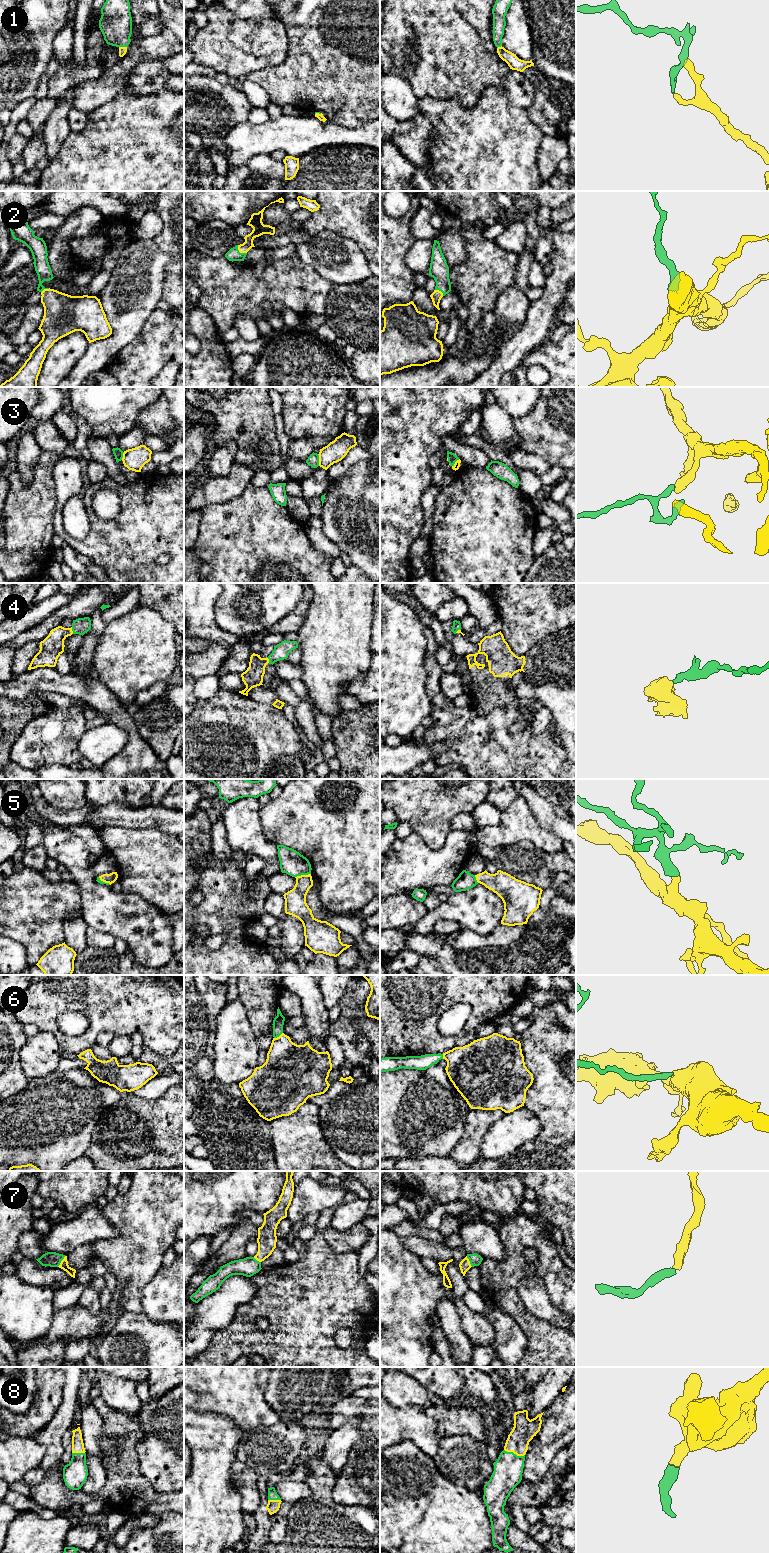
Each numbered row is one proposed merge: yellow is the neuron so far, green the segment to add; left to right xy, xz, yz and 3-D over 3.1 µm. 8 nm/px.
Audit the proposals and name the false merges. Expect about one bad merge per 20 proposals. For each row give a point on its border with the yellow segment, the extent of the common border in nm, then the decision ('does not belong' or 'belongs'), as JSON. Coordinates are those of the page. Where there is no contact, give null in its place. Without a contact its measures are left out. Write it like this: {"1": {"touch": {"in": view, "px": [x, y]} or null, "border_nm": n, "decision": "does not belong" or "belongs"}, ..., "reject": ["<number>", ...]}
{"1": {"touch": {"in": "xy", "px": [123, 47]}, "border_nm": 60, "decision": "belongs"}, "2": {"touch": {"in": "xz", "px": [240, 252]}, "border_nm": 100, "decision": "belongs"}, "3": {"touch": {"in": "xz", "px": [319, 460]}, "border_nm": 100, "decision": "does not belong"}, "4": {"touch": {"in": "xy", "px": [71, 630]}, "border_nm": 60, "decision": "belongs"}, "5": {"touch": {"in": "xz", "px": [302, 875]}, "border_nm": 130, "decision": "belongs"}, "6": {"touch": {"in": "xz", "px": [279, 1036]}, "border_nm": 90, "decision": "belongs"}, "7": {"touch": {"in": "xy", "px": [61, 1261]}, "border_nm": 110, "decision": "belongs"}, "8": {"touch": {"in": "yz", "px": [515, 1453]}, "border_nm": 180, "decision": "belongs"}, "reject": ["3"]}

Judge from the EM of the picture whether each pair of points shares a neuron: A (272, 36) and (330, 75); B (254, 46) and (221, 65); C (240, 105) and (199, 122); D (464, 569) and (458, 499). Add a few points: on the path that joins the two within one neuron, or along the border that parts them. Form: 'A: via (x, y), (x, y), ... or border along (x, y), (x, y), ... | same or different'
A: border along (282, 23), (287, 37), (287, 58), (274, 66) | different
B: via (246, 46), (239, 47), (229, 57) | same
C: via (230, 106), (214, 108), (209, 112) | same
D: via (464, 552), (464, 516) | same

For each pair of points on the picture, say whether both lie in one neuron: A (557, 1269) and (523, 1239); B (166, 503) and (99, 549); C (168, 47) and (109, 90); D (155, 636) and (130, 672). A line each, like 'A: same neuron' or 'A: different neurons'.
A: same neuron
B: same neuron
C: same neuron
D: same neuron

